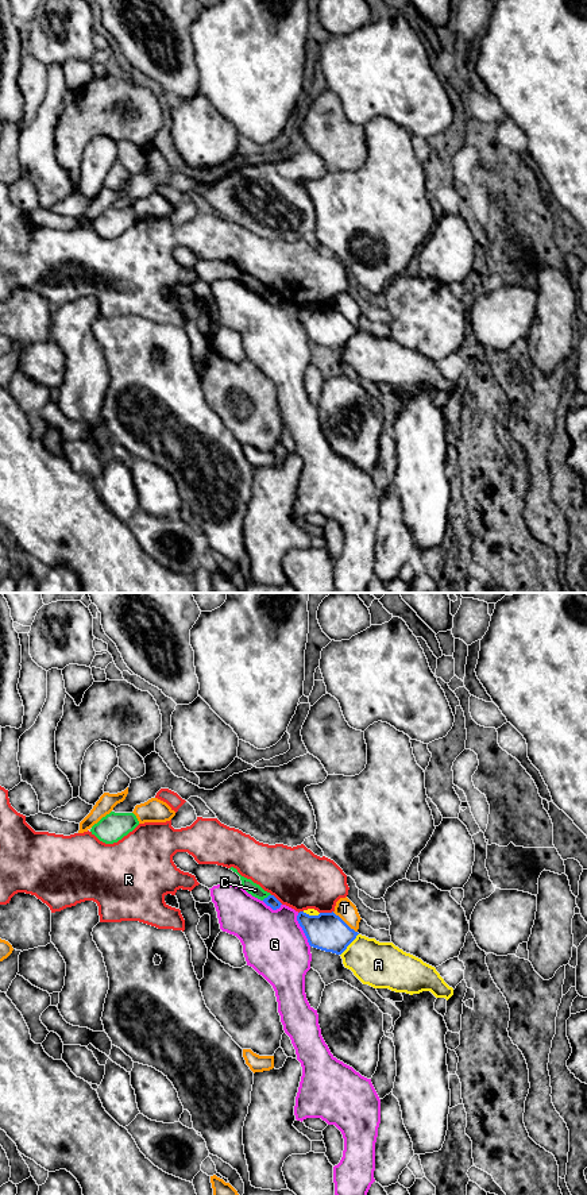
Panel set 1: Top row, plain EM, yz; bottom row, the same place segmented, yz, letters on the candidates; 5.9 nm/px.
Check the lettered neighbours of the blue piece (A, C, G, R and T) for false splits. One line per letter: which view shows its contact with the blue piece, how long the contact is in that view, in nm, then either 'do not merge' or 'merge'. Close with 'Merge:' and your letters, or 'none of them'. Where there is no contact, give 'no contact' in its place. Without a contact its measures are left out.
A: yz | 170 nm | do not merge
C: yz | 70 nm | do not merge
G: yz | 220 nm | do not merge
R: yz | 80 nm | do not merge
T: yz | 200 nm | do not merge
Merge: none of them

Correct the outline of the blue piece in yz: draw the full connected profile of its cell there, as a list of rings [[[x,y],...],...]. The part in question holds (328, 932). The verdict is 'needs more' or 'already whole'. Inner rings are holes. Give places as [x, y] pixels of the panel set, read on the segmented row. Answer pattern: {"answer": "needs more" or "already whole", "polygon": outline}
{"answer": "already whole", "polygon": [[[300,911],[297,921],[310,947],[336,955],[341,955],[359,934],[333,911],[318,915]]]}

